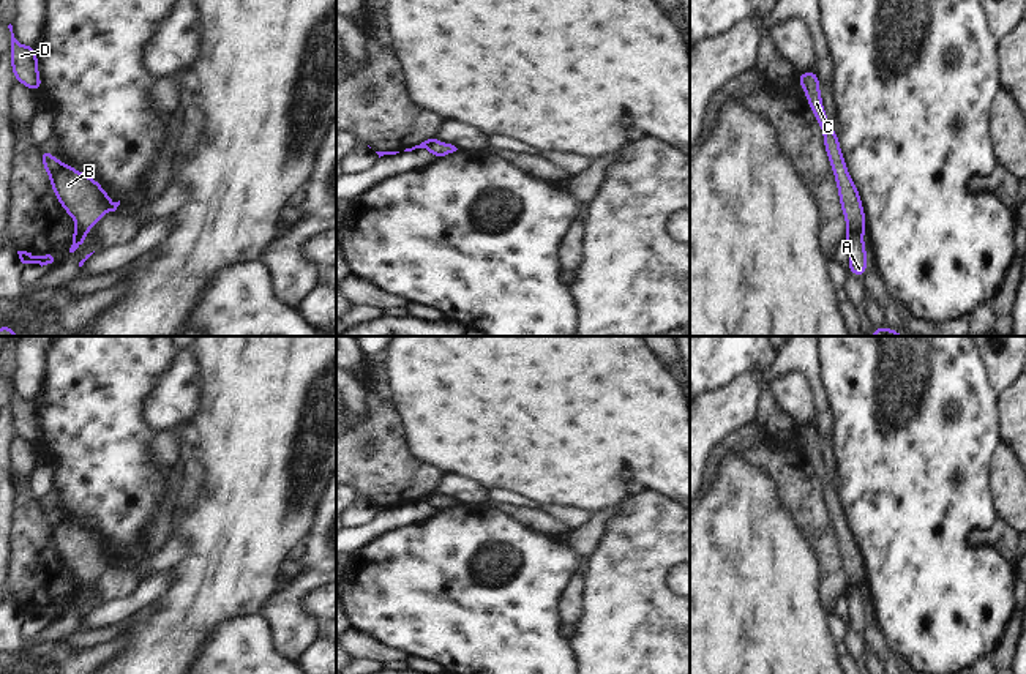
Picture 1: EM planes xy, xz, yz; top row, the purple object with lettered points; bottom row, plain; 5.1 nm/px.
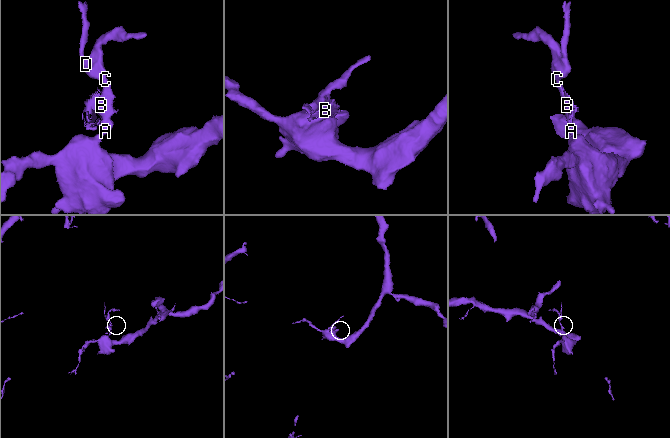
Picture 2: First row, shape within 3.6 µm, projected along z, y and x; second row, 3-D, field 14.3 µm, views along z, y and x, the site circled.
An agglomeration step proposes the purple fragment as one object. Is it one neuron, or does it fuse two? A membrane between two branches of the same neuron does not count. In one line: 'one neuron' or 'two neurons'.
two neurons

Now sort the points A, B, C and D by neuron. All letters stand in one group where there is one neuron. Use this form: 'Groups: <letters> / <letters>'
Groups: A / B C D.

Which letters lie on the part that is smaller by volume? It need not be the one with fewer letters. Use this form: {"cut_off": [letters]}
{"cut_off": ["B", "C", "D"]}

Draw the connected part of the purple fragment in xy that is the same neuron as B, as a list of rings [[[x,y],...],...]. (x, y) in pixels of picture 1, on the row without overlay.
[[[41,502],[39,510],[57,554],[76,575],[71,589],[73,597],[87,587],[104,567],[115,565],[120,559],[120,554],[112,556],[109,552],[106,543],[95,532],[58,515],[47,502]]]

